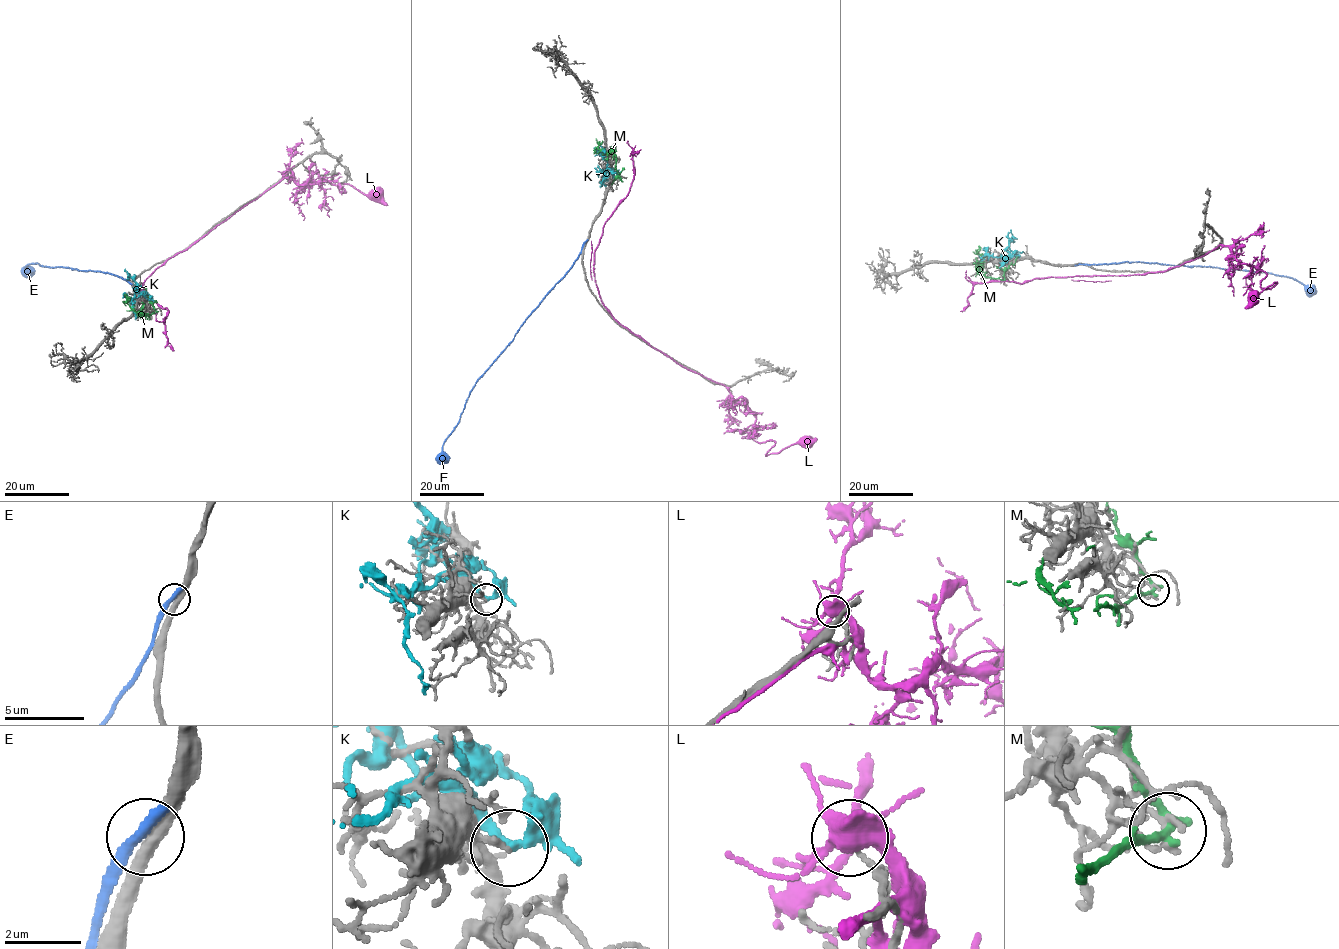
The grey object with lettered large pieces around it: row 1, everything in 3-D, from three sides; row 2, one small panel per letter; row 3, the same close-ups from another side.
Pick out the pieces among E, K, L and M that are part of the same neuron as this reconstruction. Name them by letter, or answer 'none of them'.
E

